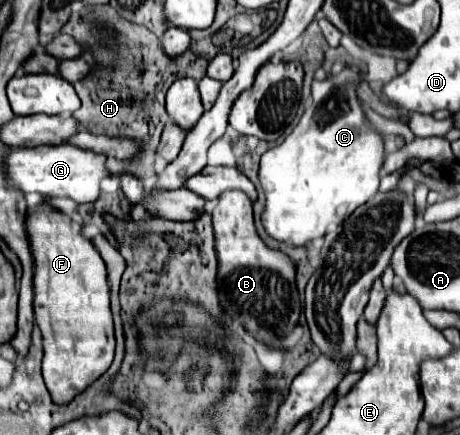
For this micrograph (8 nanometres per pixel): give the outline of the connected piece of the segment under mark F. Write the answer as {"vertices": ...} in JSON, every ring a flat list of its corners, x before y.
{"vertices":[[48,205,36,207,26,219,26,231,34,255,34,313,36,325,44,341,42,375,50,395,56,403,68,403,74,395,82,393,94,379,98,379,114,359,114,327,108,299,106,265,94,245,80,235,80,225,68,215,52,211]]}

